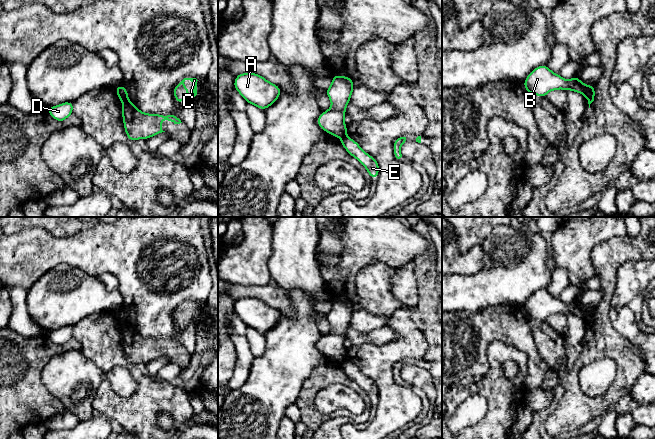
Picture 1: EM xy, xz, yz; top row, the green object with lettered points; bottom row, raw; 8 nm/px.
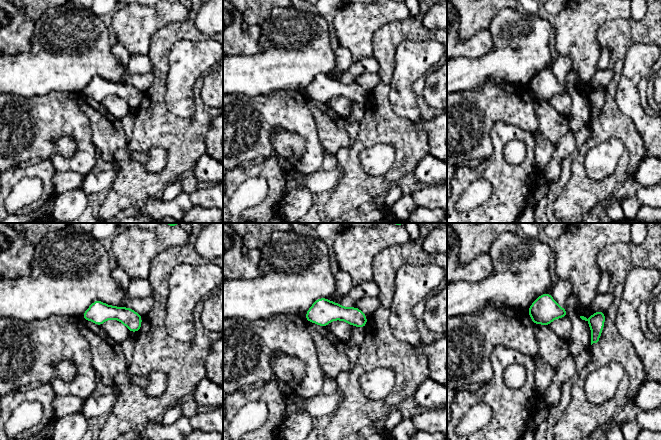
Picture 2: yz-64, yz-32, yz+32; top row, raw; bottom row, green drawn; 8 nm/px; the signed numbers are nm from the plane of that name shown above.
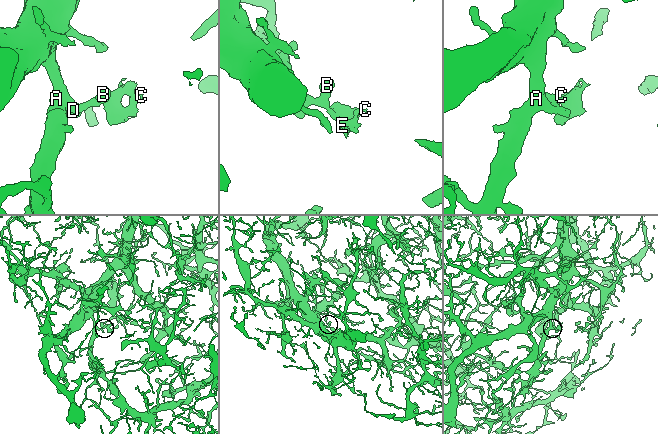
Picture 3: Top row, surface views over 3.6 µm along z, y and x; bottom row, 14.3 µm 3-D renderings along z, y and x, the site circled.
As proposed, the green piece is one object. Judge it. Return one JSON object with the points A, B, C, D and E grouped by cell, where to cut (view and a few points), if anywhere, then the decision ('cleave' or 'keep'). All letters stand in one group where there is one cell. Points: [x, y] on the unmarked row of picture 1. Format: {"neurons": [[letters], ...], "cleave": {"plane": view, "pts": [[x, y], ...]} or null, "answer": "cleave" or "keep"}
{"neurons": [["A", "B", "D"], ["C", "E"]], "cleave": {"plane": "yz", "pts": [[586, 310], [584, 317]]}, "answer": "cleave"}

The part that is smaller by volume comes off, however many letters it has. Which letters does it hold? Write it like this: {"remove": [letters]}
{"remove": ["C", "E"]}

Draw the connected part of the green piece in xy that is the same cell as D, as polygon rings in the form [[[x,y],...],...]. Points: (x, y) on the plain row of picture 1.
[[[64,326],[60,329],[49,331],[48,337],[57,345],[63,346],[73,336],[73,326]]]

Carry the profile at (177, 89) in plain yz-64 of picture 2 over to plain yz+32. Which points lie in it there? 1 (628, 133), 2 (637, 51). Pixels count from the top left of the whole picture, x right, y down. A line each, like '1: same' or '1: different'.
1: different
2: same

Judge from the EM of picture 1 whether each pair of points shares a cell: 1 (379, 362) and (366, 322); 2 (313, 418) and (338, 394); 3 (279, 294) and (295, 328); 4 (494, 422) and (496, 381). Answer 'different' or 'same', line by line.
1: different
2: different
3: different
4: same

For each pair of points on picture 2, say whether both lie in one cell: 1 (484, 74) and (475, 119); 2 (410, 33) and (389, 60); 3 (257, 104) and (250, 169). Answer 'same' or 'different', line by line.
1: different
2: same
3: different

